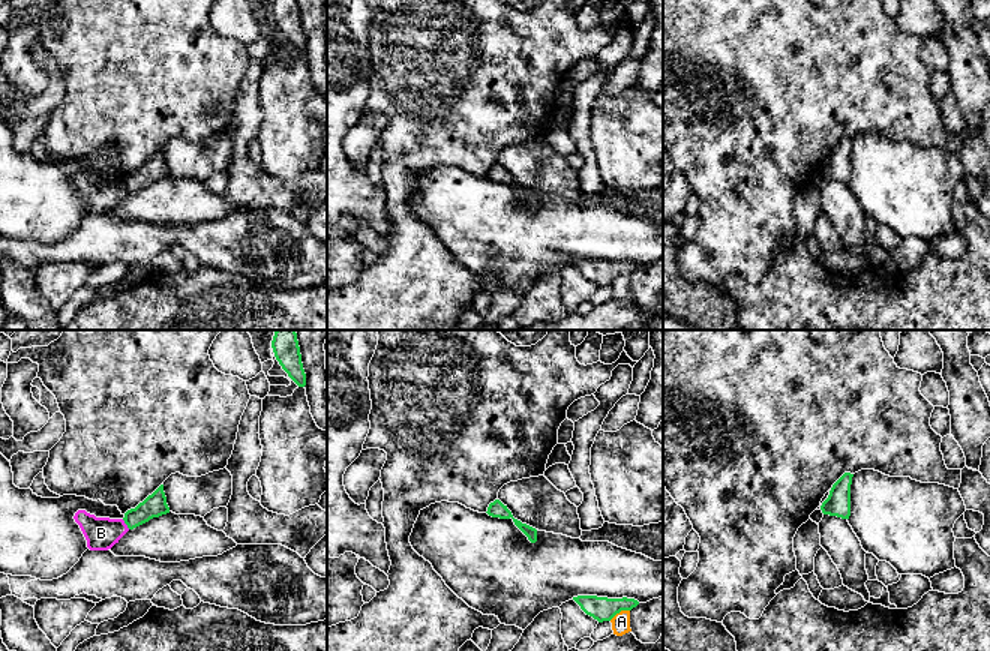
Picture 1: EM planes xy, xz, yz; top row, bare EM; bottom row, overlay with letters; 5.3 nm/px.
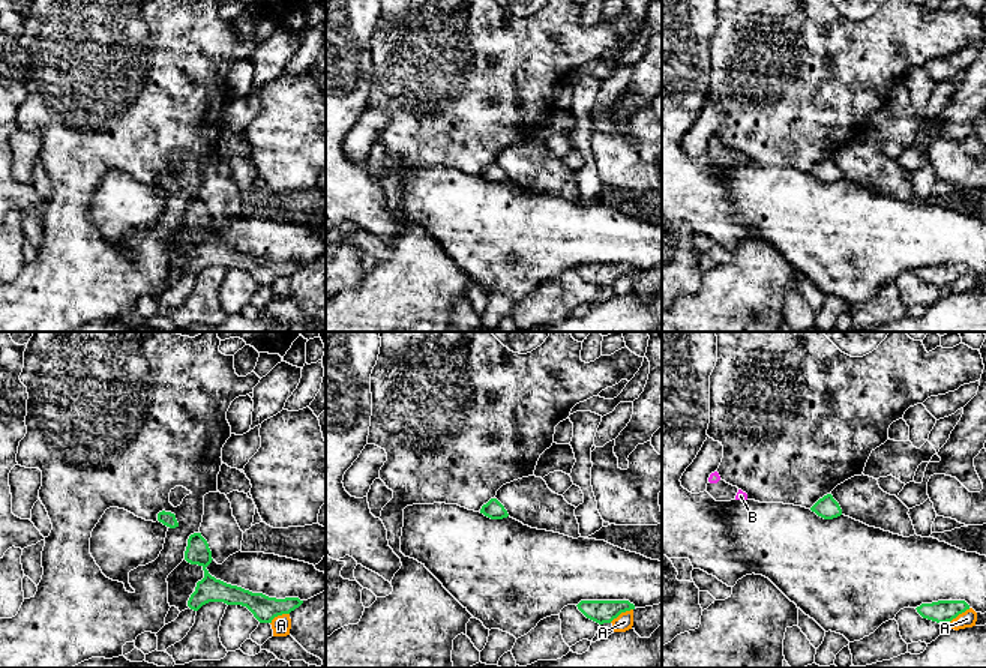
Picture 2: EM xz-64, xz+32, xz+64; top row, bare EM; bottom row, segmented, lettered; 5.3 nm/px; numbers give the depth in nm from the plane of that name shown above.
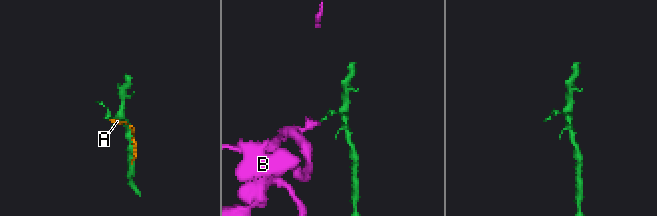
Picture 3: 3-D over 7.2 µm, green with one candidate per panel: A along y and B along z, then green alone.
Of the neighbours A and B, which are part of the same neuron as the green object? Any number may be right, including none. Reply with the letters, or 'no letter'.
no letter

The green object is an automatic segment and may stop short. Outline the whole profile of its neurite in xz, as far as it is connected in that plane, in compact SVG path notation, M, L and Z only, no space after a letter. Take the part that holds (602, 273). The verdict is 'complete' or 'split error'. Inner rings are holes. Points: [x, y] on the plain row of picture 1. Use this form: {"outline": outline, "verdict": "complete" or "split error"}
{"outline": "M578 260L573 264L580 270L580 273L597 284L598 286L610 285L621 274L632 274L639 268L634 262L608 262L597 260Z", "verdict": "complete"}

